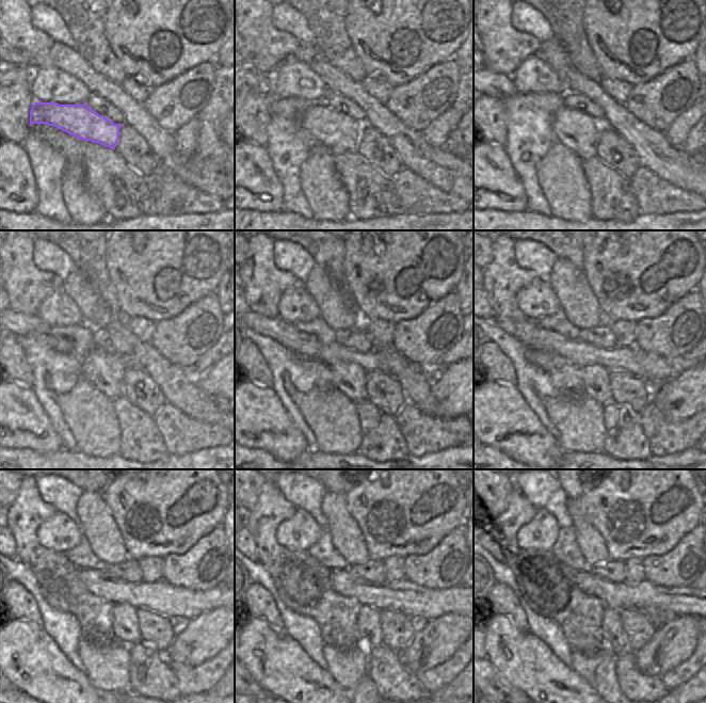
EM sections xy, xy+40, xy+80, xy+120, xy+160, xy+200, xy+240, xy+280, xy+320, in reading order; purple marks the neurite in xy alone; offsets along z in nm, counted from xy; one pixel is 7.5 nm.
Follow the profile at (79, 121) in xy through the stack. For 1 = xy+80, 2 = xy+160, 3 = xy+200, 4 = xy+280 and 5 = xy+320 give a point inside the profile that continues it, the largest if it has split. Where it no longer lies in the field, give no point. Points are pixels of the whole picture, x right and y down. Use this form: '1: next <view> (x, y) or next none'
1: next xy+80 (579, 132)
2: next xy+160 (349, 378)
3: next xy+200 (596, 387)
4: next xy+280 (368, 620)
5: next xy+320 (614, 639)

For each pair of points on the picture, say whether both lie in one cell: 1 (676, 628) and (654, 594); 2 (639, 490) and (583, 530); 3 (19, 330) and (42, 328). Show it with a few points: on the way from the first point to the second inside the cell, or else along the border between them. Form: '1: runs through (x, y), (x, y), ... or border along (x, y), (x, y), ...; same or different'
1: border along (694, 616), (684, 614), (676, 617); different
2: border along (579, 502), (581, 513), (600, 534), (605, 546); different
3: runs through (25, 328), (36, 328); same

